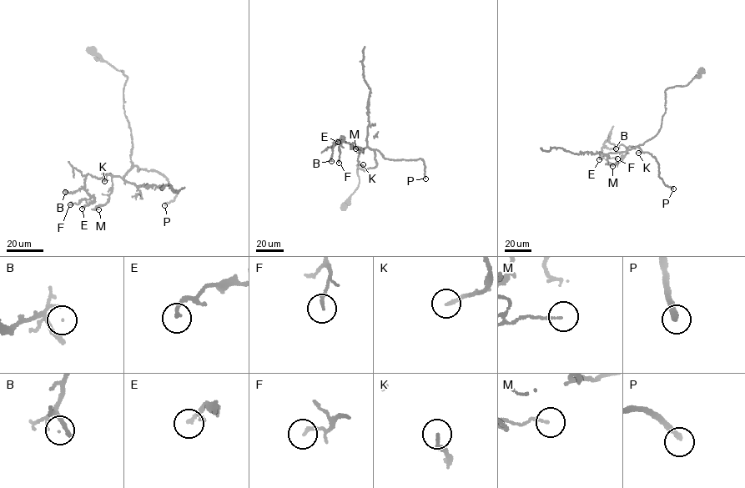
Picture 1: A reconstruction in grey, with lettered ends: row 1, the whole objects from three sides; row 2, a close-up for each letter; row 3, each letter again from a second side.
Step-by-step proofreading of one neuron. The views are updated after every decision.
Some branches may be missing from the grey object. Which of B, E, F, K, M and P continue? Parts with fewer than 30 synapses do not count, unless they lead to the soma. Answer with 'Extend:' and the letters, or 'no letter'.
Extend: P

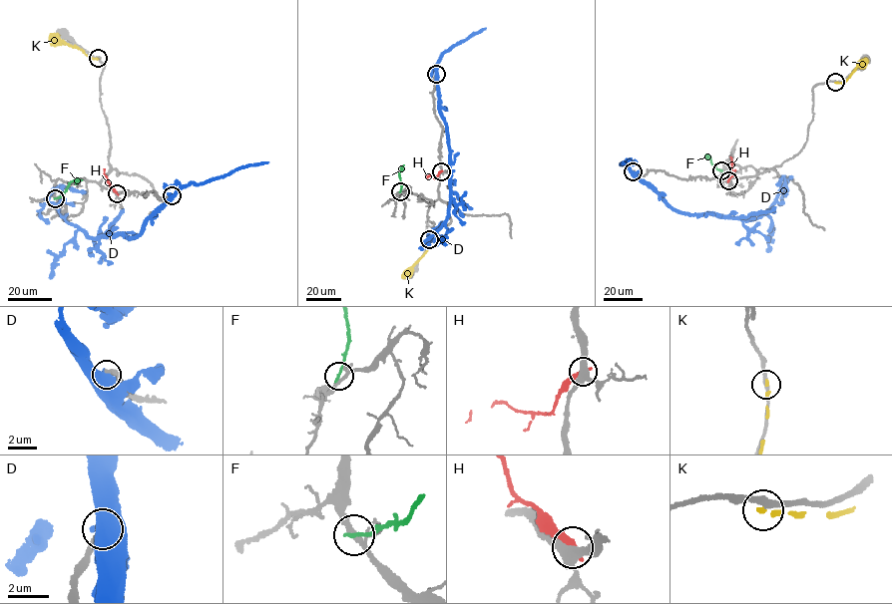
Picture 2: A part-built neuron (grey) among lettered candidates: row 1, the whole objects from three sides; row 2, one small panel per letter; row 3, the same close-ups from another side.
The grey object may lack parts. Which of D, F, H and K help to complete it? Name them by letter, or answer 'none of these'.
none of these

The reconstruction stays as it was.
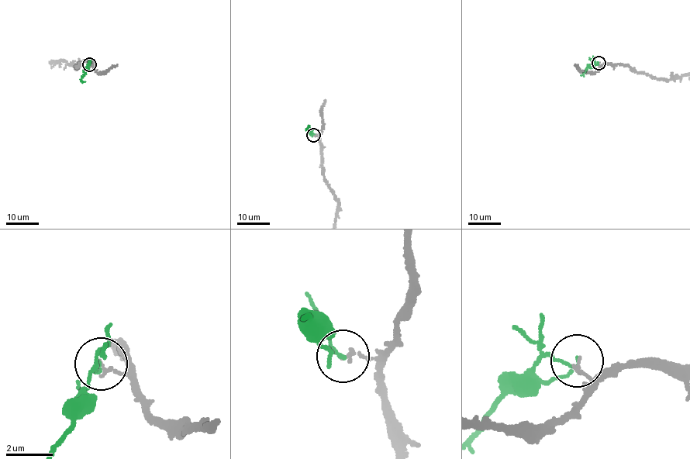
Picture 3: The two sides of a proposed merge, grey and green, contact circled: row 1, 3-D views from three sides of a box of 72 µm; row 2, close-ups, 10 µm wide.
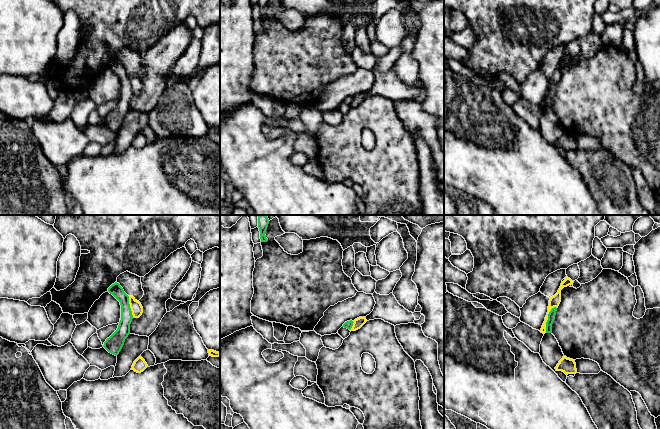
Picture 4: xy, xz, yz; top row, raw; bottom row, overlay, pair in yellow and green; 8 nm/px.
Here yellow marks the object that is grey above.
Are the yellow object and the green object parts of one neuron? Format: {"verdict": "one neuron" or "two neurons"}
{"verdict": "two neurons"}

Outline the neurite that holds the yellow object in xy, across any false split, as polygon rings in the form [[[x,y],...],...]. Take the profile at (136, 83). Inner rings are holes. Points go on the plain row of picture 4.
[[[129,72],[129,80],[134,94],[139,94],[143,89],[143,83],[133,72]]]

